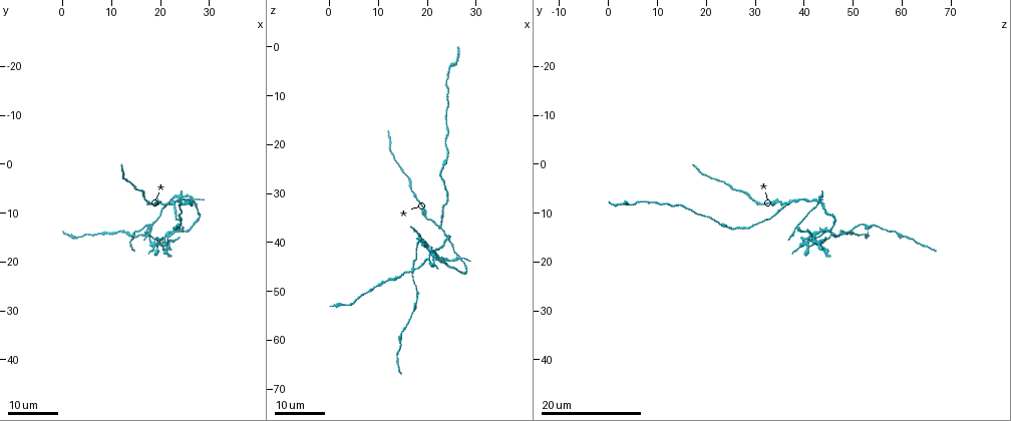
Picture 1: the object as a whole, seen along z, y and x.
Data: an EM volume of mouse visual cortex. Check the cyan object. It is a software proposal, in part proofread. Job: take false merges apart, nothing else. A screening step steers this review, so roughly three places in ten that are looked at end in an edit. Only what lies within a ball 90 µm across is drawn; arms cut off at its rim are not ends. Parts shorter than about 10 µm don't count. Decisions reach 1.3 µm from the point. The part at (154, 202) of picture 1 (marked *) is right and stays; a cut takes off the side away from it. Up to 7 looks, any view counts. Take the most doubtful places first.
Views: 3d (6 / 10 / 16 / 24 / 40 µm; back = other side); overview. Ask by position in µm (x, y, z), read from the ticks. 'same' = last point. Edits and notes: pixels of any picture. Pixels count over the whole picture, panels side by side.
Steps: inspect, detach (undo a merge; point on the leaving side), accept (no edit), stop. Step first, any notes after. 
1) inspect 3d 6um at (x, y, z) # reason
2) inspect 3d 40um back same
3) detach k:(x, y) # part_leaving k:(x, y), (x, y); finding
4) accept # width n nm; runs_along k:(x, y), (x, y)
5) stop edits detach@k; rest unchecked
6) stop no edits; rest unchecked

inspect 3d 24um at (27.0, 8.0, 43.5) # looks like a crossing

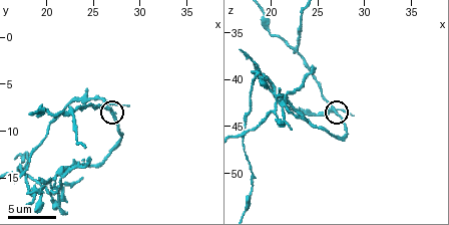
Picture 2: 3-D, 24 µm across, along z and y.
inspect 3d 6um at (26.8, 7.4, 43.0) # closer look

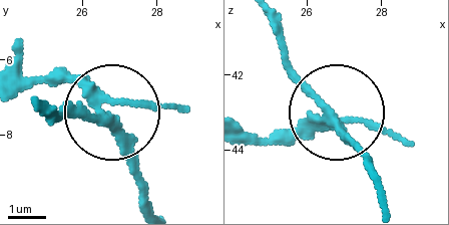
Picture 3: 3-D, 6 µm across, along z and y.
detach 3:(69, 77) # width 240 nm; part_leaving 3:(102, 109), (67, 84), (19, 84); two neurons meet here

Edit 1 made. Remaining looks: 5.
inspect overview

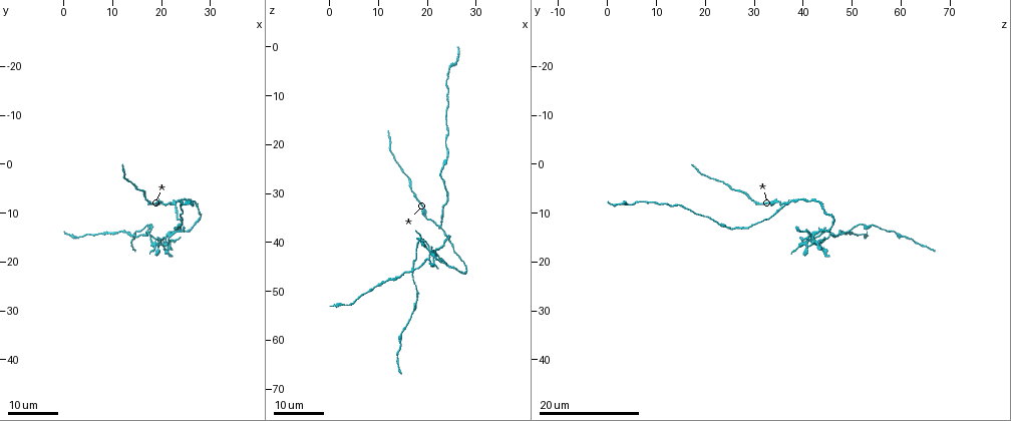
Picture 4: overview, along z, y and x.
inspect 3d 16um at (22.5, 8.0, 36.5) # two arms in line, one across

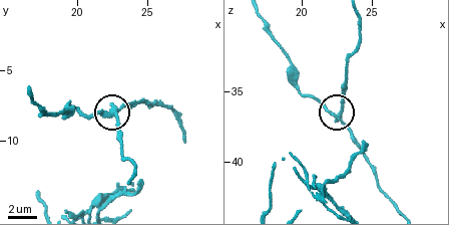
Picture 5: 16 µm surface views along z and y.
inspect 3d 6um at (22.8, 7.8, 36.8) # zoom in

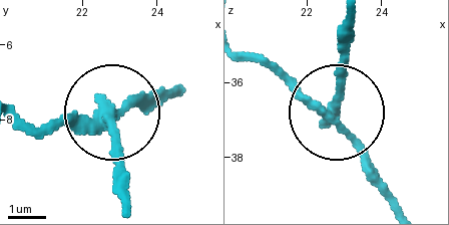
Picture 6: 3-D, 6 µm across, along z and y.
detach 6:(118, 149) # side_arm 44 um; part_leaving 6:(105, 121), (120, 159), (120, 194); a second neuron is stuck on

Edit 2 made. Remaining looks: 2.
inspect 3d 16um at (26.8, 12.6, 46.0)

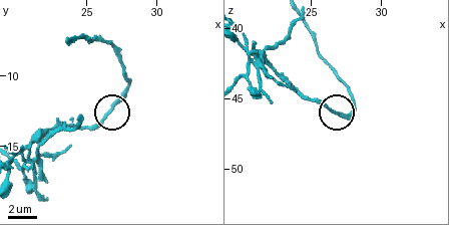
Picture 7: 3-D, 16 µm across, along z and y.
inspect 3d 16um back at (26.6, 12.6, 46.0)

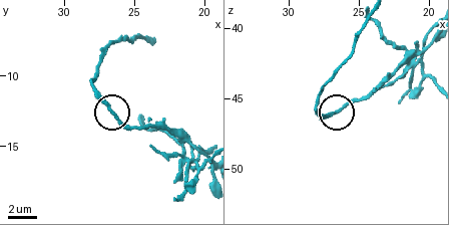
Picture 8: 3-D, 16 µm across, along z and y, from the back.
detach 8:(121, 125) # width 220 nm; two neurons meet here

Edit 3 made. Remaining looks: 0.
stop edits detach@3, detach@6, detach@8; rest unchecked

